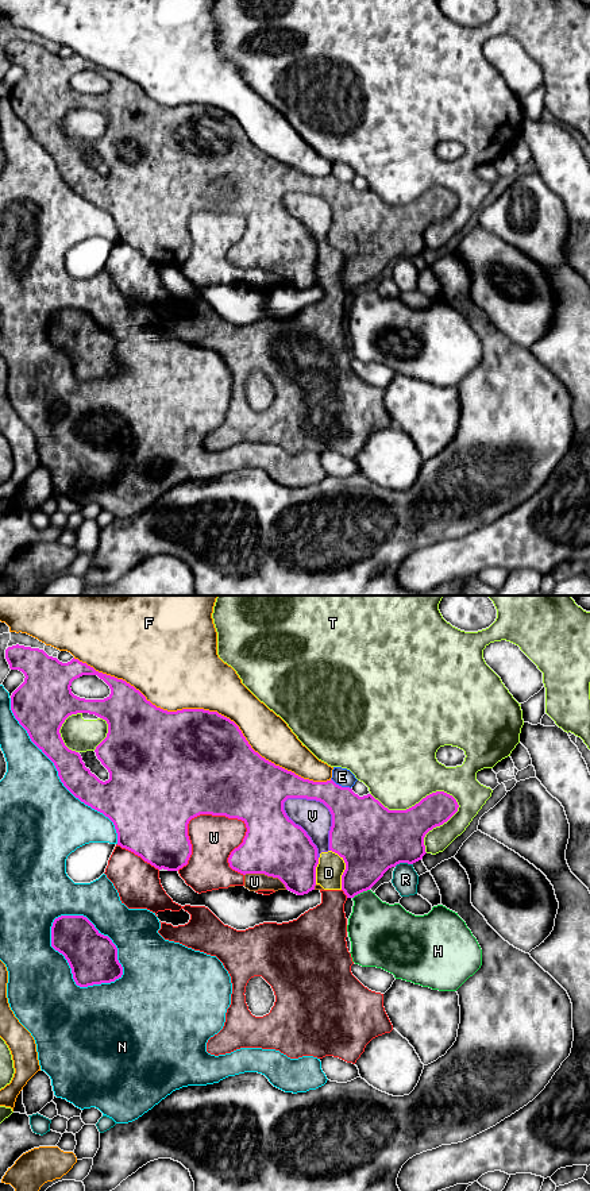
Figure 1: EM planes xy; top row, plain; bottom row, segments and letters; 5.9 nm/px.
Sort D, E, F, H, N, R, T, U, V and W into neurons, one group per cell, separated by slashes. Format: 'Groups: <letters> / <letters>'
Groups: D U V W / E / F / H / N / R / T

